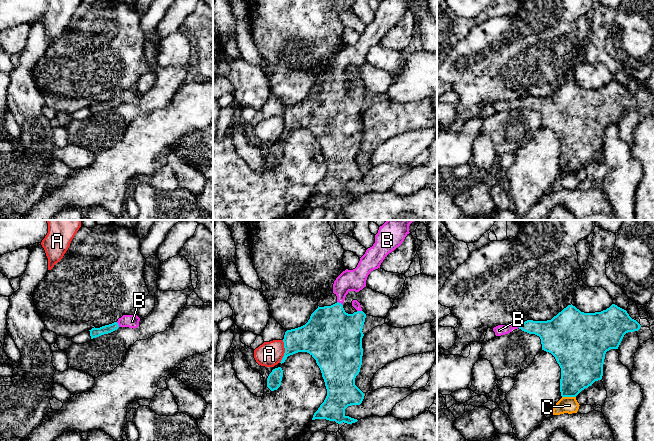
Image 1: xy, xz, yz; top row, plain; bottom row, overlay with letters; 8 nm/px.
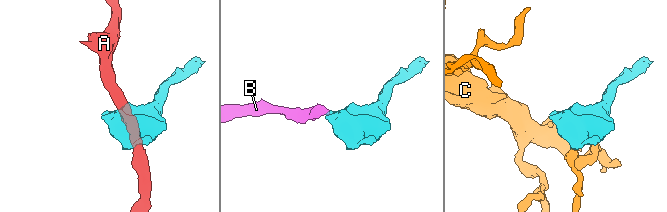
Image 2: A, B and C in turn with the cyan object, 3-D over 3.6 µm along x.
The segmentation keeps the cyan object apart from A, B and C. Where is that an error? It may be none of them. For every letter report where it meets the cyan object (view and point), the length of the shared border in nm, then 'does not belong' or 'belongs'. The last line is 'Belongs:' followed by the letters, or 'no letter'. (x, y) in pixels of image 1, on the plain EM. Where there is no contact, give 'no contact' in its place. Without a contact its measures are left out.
A: xz (285, 127) | 190 nm | does not belong
B: xz (340, 79) | 60 nm | belongs
C: yz (569, 172) | 110 nm | does not belong
Belongs: B

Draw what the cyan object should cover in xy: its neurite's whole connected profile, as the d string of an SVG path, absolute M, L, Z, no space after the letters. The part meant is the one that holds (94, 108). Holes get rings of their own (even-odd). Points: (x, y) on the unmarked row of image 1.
M123 91L118 95L117 98L114 98L109 101L102 102L100 104L92 104L90 107L91 115L99 113L104 110L111 109L117 106L119 103L129 103L137 104L139 102L140 94L137 91Z

